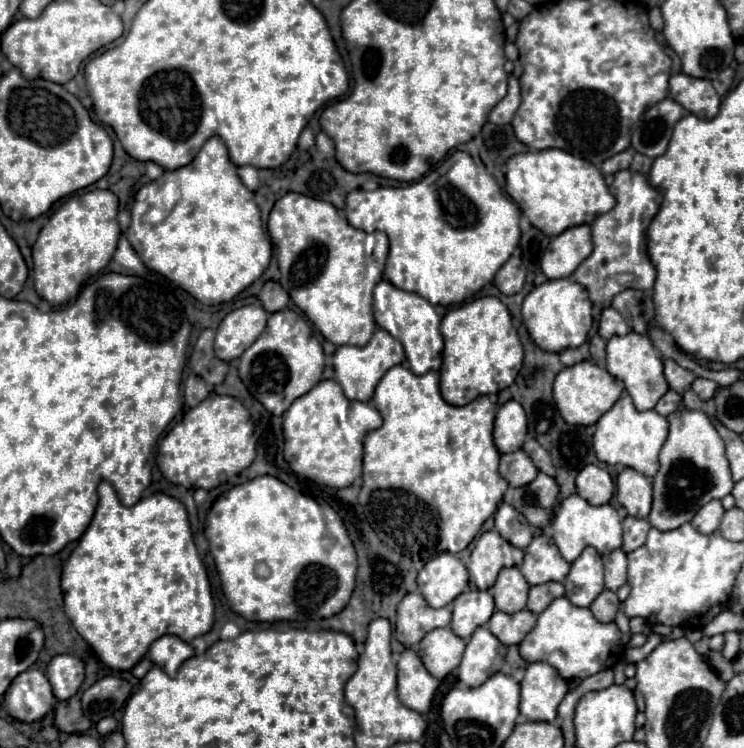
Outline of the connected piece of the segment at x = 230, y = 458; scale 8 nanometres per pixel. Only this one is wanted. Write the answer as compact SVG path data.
M210 394L196 408L188 410L180 424L176 424L158 446L158 468L164 478L172 484L180 484L184 488L210 490L224 484L230 477L240 474L244 468L252 464L256 456L256 440L254 440L254 424L250 420L250 412L244 404L232 396Z

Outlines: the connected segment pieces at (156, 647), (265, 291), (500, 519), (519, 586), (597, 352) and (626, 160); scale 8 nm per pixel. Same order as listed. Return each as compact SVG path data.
M168 634L168 636L162 636L160 640L156 640L146 656L156 666L160 666L164 672L168 672L168 676L174 676L178 672L180 664L194 656L194 650L190 644L186 644L178 636Z
M266 282L258 298L260 298L262 306L266 308L266 312L270 312L270 314L284 310L288 300L290 300L288 292L278 282Z
M508 504L498 506L494 514L494 522L496 522L496 530L500 532L500 536L518 548L526 548L530 540L534 538L532 526L524 520L524 516L520 516L520 512L516 512Z
M504 568L492 586L492 596L496 608L506 614L514 614L526 608L528 602L528 582L520 574L518 568Z
M594 336L590 340L590 354L592 354L592 360L602 364L604 362L604 356L606 356L606 340L600 338L600 336Z
M628 148L628 150L624 150L624 152L620 152L620 154L604 160L602 172L604 174L616 174L620 170L626 170L630 166L630 162L632 162L632 156L634 156L634 152Z

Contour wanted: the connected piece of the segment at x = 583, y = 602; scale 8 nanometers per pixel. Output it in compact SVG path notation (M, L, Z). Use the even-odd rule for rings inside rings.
M586 548L578 560L572 562L570 574L564 578L566 596L570 594L572 604L588 608L592 600L604 590L602 558L594 548Z

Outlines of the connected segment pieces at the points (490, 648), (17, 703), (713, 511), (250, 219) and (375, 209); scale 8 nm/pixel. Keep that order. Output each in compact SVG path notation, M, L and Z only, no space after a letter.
M480 626L466 646L462 662L458 666L458 678L464 686L474 688L484 684L488 676L500 672L502 664L504 650L500 640L496 640L496 636L492 636L486 626Z
M30 668L12 681L12 688L4 695L4 707L13 719L34 722L44 718L54 706L56 696L40 668Z
M710 500L704 508L700 508L696 512L696 516L692 518L690 524L702 534L712 534L718 530L722 514L724 514L724 508L722 508L720 500Z
M212 136L192 164L164 172L134 196L128 242L154 272L184 288L198 302L218 306L256 282L270 264L272 240L262 228L254 194L236 174L226 144Z
M454 152L422 180L406 186L376 188L372 192L352 190L346 196L346 218L358 230L382 230L390 240L384 278L400 290L426 298L434 306L460 304L466 298L472 298L494 278L520 240L520 208L500 190L494 176L480 170L466 152Z

